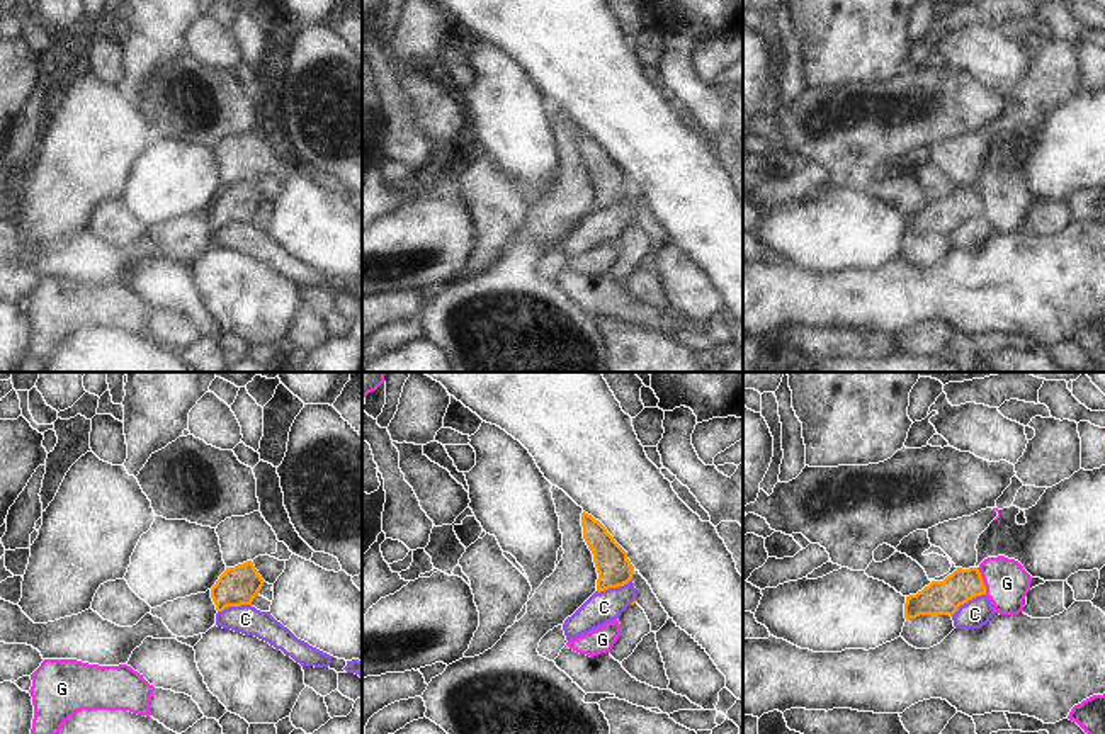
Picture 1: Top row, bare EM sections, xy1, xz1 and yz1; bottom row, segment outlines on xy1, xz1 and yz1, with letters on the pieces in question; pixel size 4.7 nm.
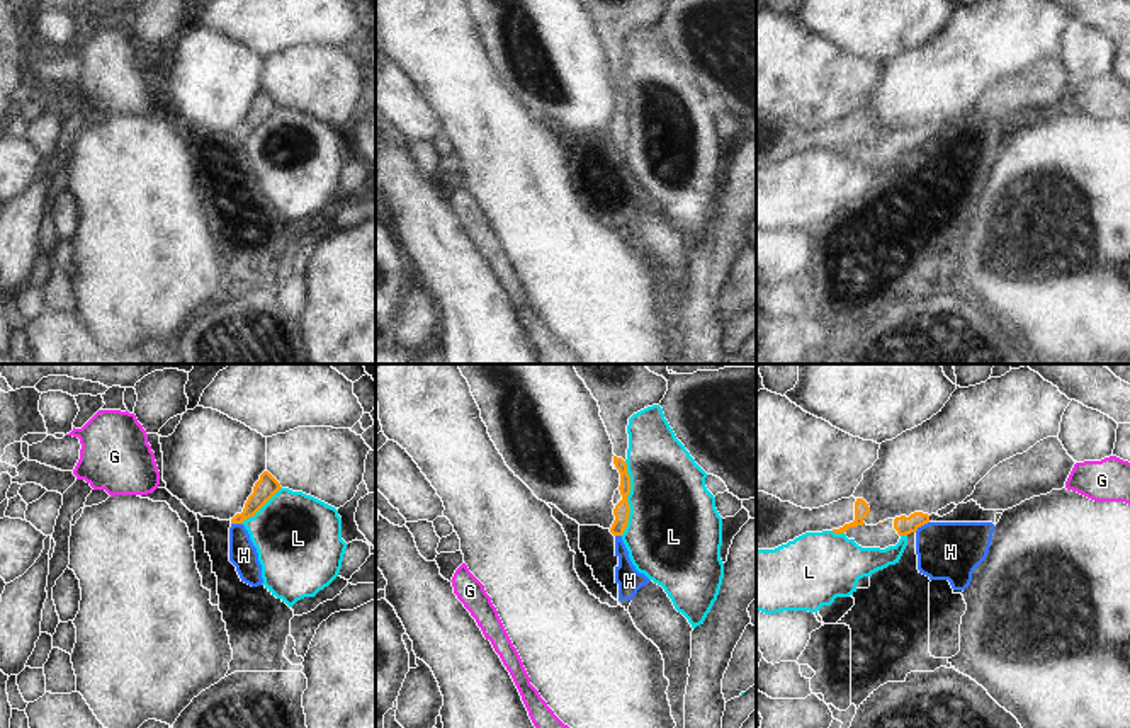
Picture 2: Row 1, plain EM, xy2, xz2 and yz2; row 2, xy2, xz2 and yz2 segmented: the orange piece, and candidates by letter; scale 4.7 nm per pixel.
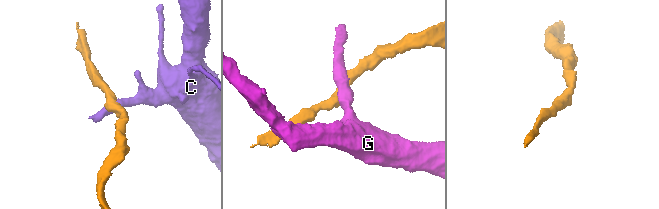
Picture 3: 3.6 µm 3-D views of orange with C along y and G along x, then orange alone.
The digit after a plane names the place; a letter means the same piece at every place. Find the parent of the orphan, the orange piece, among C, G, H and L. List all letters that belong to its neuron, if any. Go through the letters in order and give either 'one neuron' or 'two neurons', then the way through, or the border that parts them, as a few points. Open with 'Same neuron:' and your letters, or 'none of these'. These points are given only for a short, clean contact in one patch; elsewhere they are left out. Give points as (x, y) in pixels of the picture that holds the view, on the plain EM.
Same neuron: none of these
C: two neurons; border along yz1 (985, 213), (969, 218), (951, 235)
G: two neurons
H: two neurons; border along yz2 (928, 140), (915, 150)
L: two neurons

